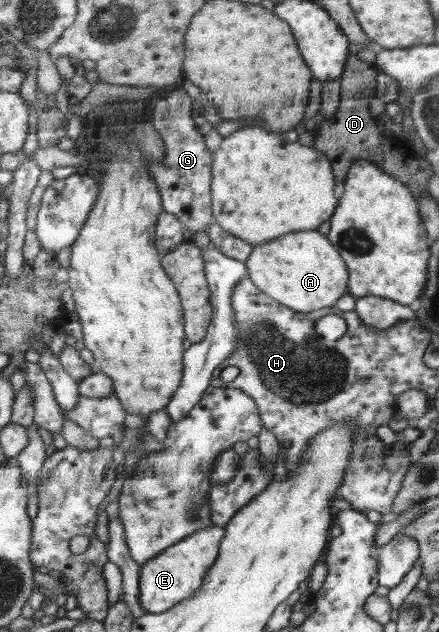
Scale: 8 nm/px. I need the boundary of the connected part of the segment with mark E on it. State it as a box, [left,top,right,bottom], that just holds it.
[139,526,225,613]

